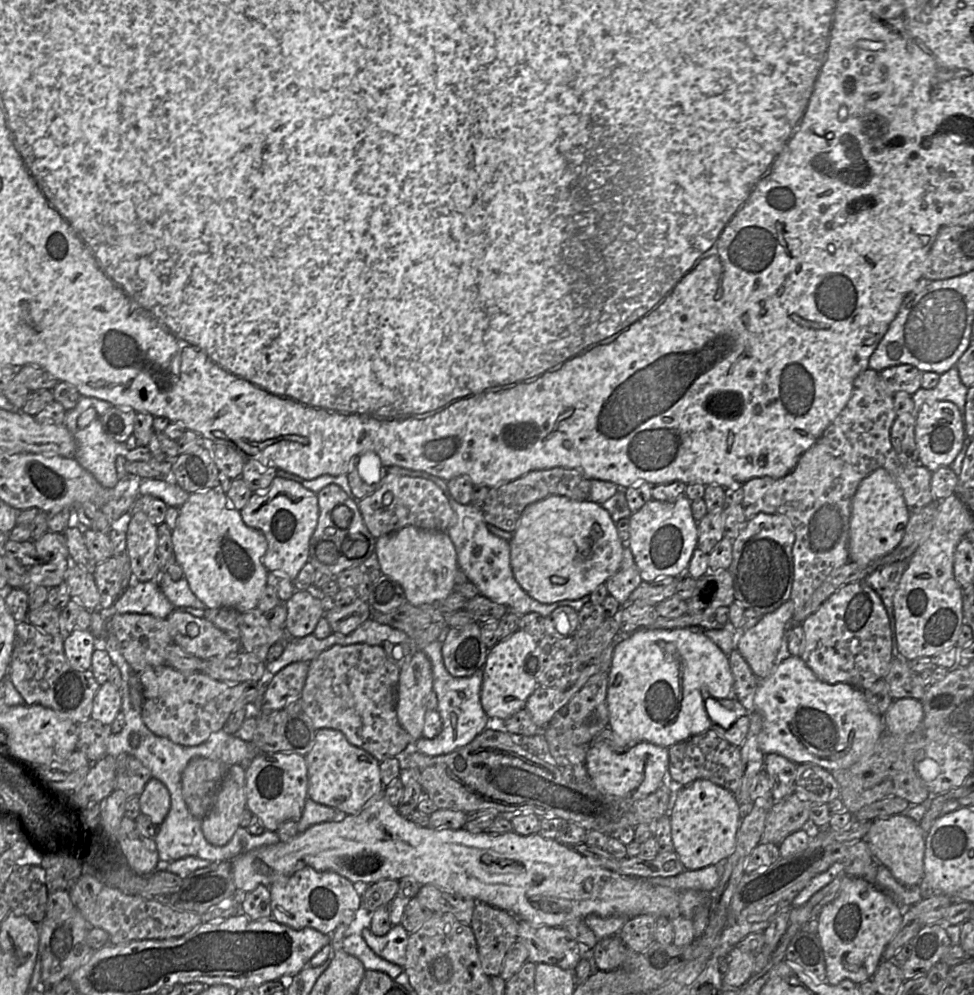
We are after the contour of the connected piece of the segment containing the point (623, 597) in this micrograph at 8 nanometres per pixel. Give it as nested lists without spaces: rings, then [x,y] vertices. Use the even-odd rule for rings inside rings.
[[[625,545],[621,565],[617,572],[605,582],[609,594],[621,606],[629,603],[631,593],[642,583],[639,568],[635,563],[633,553]]]

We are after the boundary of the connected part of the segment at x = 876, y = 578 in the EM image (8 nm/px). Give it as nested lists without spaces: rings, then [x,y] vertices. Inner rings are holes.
[[[909,560],[896,561],[872,572],[865,578],[865,583],[869,585],[882,599],[886,608],[892,640],[892,657],[903,659],[897,645],[896,621],[894,615],[893,599],[898,588],[901,577],[907,568]]]

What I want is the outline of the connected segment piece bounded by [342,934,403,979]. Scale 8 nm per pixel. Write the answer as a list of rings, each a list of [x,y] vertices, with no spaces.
[[[350,934],[346,936],[342,942],[342,950],[357,958],[366,970],[383,972],[392,979],[395,979],[403,971],[402,967],[377,956],[369,948],[360,934]]]

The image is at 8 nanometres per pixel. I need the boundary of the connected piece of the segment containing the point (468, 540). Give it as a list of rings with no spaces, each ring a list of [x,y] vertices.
[[[389,466],[388,474],[409,477],[424,478],[434,482],[445,494],[452,510],[455,512],[455,524],[447,531],[457,553],[457,563],[469,581],[479,590],[480,595],[508,607],[510,612],[520,616],[531,612],[537,612],[543,617],[550,615],[555,609],[562,606],[570,606],[579,613],[582,607],[589,602],[590,595],[578,600],[562,600],[551,604],[543,604],[530,597],[516,581],[510,562],[510,542],[493,535],[488,530],[482,509],[472,504],[462,505],[451,495],[447,481],[426,473],[424,471],[410,470],[400,466]]]

